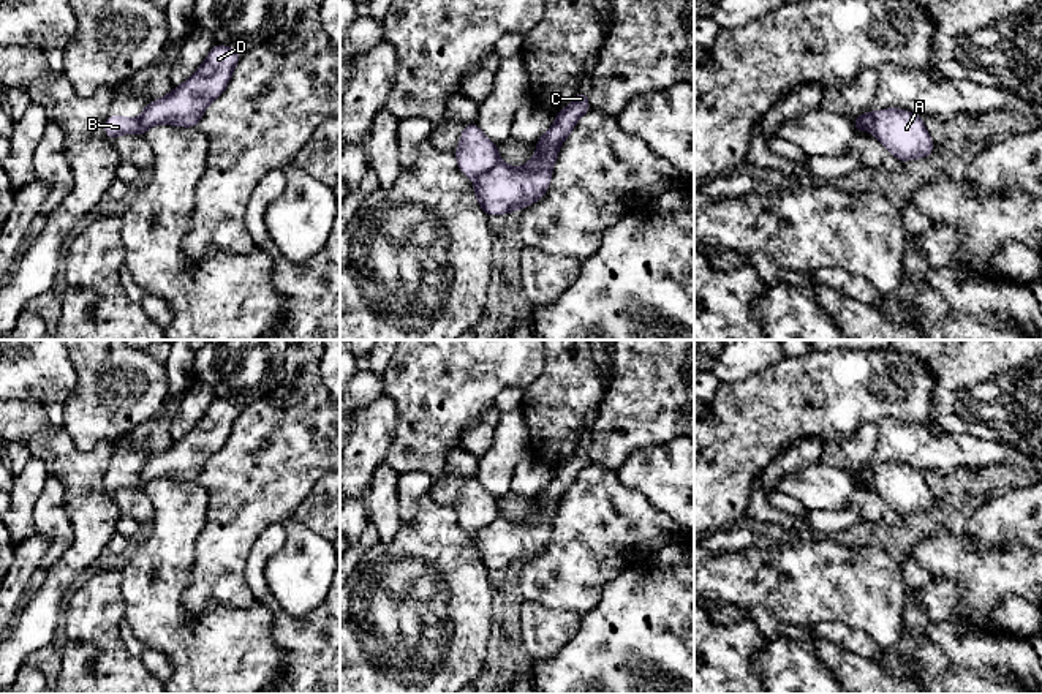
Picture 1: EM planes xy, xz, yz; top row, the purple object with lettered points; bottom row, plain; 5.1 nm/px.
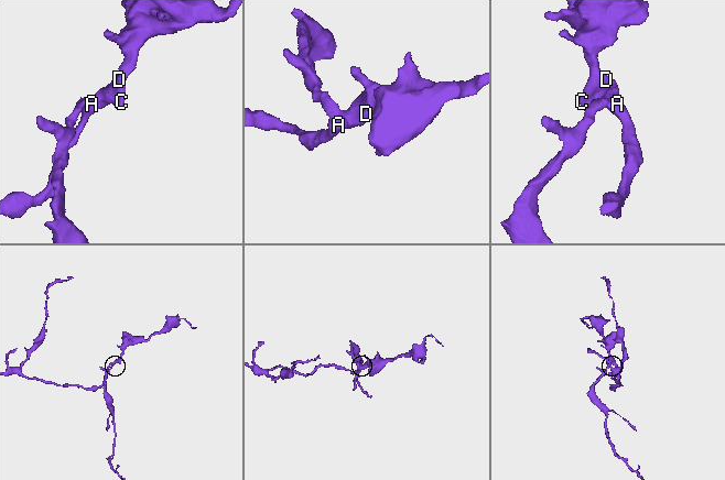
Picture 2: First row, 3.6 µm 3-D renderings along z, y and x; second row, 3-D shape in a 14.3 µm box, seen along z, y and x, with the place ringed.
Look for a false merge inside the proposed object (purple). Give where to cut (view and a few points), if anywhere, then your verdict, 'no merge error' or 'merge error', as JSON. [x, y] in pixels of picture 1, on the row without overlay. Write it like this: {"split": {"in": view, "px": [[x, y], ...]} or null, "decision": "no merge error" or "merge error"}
{"split": {"in": "xz", "px": [[500, 516], [478, 530]]}, "decision": "merge error"}

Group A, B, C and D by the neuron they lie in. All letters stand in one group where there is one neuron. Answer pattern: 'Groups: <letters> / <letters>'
Groups: A C D / B

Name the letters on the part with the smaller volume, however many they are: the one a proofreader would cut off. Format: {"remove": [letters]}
{"remove": ["B"]}

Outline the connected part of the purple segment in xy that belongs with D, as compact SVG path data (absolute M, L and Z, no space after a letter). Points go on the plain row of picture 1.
M215 398L185 438L174 441L169 449L144 462L134 488L144 490L158 477L196 482L206 462L226 444L240 411L242 408L236 403Z

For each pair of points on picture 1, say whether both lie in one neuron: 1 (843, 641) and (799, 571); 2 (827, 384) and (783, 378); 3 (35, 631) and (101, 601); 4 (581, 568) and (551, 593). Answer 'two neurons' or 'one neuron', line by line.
1: two neurons
2: one neuron
3: two neurons
4: one neuron

